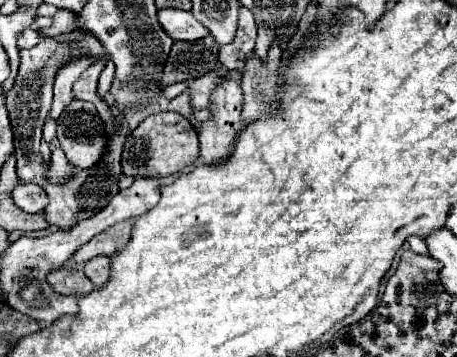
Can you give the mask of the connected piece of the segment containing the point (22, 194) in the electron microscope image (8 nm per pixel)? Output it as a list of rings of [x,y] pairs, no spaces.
[[[17,185],[13,191],[13,201],[19,209],[27,213],[43,213],[47,205],[47,195],[39,185]]]

